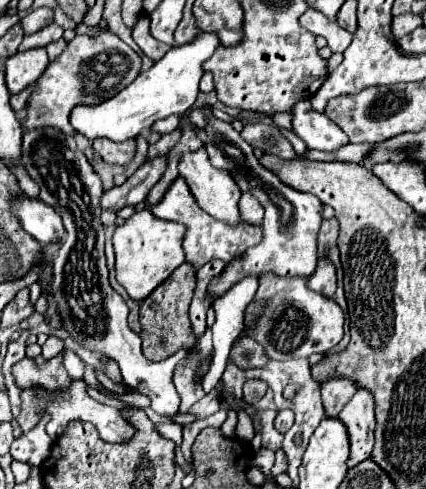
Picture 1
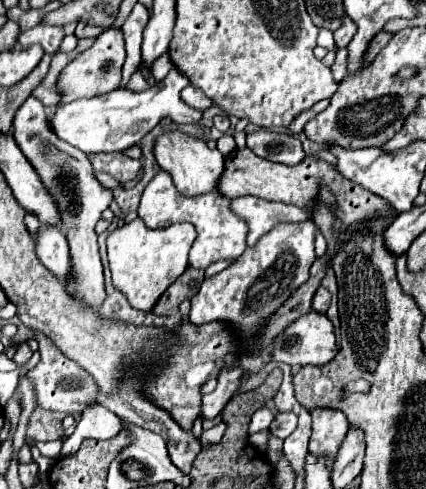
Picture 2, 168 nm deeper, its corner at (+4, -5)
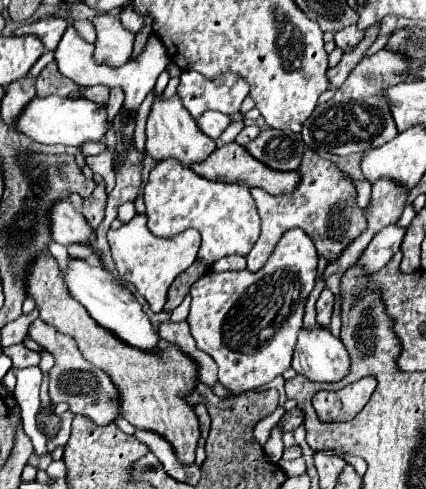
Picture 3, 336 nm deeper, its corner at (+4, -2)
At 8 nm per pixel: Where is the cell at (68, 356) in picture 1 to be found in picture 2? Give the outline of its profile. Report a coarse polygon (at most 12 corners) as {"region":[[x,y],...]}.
{"region":[[101,404],[85,408],[63,442],[61,456],[77,452],[85,438],[109,440],[121,420]]}

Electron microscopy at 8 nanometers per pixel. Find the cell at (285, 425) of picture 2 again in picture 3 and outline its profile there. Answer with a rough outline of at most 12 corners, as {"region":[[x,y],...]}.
{"region":[[299,407],[281,417],[279,427],[293,431],[303,423],[305,413]]}

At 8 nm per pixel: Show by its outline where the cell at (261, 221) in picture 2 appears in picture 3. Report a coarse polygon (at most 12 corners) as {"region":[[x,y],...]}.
{"region":[[307,149],[291,193],[251,189],[261,237],[247,269],[301,227],[335,261],[367,229],[353,179]]}

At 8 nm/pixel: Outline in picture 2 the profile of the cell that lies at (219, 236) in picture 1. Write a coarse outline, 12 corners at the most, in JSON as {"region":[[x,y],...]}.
{"region":[[163,170],[137,212],[149,228],[191,222],[189,264],[205,270],[247,248],[223,194],[181,198]]}

